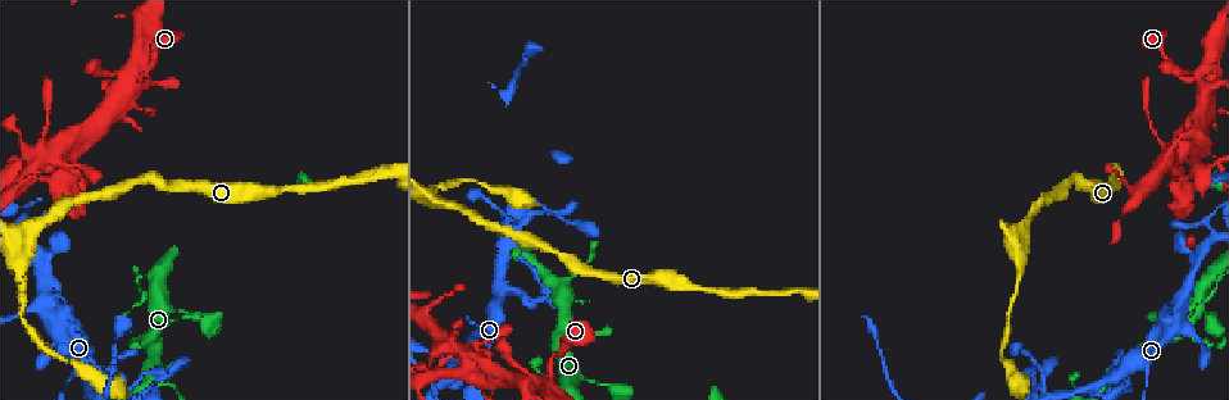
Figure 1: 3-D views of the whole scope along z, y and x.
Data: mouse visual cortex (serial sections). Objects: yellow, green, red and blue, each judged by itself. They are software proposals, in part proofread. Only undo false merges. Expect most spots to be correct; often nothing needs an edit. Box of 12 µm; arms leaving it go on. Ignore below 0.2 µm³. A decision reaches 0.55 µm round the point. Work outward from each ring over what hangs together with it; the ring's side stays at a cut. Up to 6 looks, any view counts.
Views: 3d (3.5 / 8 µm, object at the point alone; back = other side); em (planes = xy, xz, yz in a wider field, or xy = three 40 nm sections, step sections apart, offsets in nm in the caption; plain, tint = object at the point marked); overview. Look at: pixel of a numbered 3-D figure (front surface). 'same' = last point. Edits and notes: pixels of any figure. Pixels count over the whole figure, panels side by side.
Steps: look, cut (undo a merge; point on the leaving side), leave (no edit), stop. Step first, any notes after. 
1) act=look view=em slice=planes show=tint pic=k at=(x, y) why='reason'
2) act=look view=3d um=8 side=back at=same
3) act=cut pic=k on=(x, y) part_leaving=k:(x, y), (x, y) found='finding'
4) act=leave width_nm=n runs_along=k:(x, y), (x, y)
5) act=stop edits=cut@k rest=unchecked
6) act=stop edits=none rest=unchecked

act=look view=3d um=3.5 pic=1 at=(46, 301)

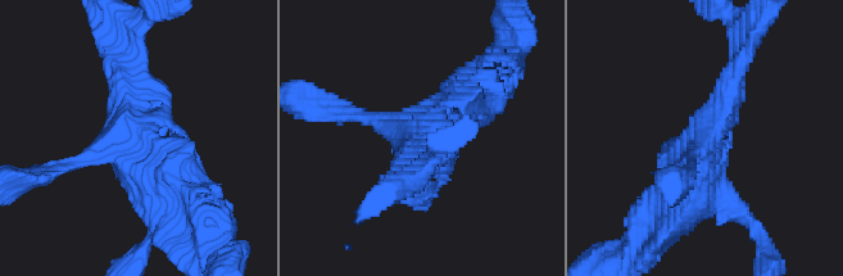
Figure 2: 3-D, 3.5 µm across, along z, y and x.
act=look view=em slice=xy step=2 show=tint pic=2 at=(709, 132)

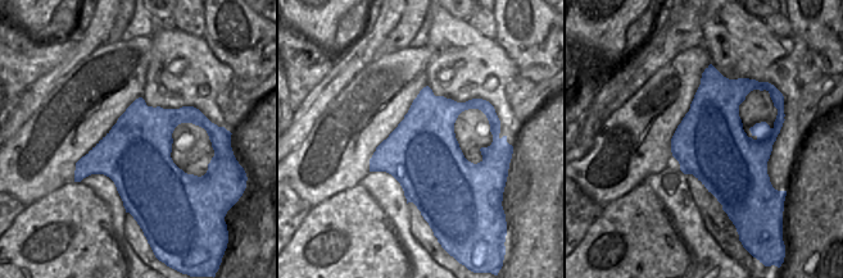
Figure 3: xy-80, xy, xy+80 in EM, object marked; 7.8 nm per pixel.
act=leave runs_along=2:(692, 204), (698, 161), (744, 54) found='one cell here'

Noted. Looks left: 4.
act=look view=3d um=3.5 pic=1 at=(51, 154) why='three arms meet'

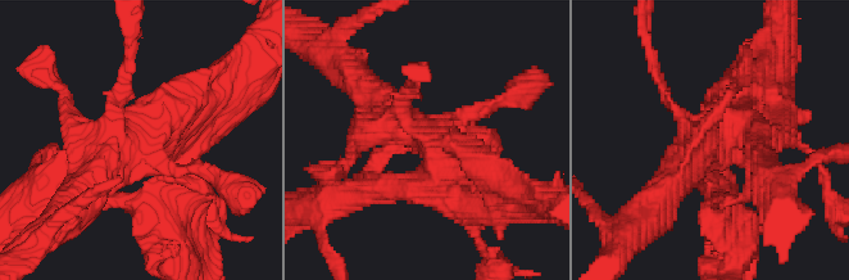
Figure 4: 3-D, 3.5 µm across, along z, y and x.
act=look view=em slice=xy step=5 show=plain pic=4 at=(138, 142) why='now the EM'

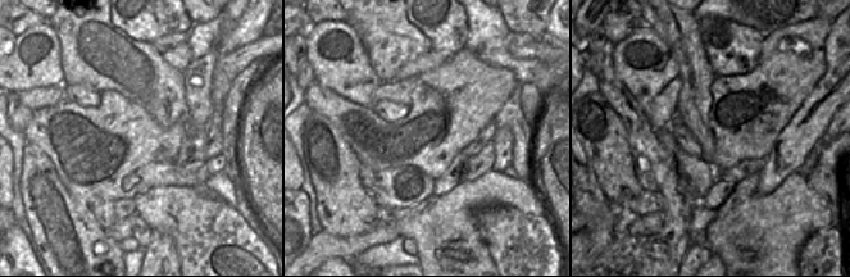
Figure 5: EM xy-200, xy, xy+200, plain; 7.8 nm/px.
act=look view=em slice=xy step=5 show=tint at=same why='where the object lies'

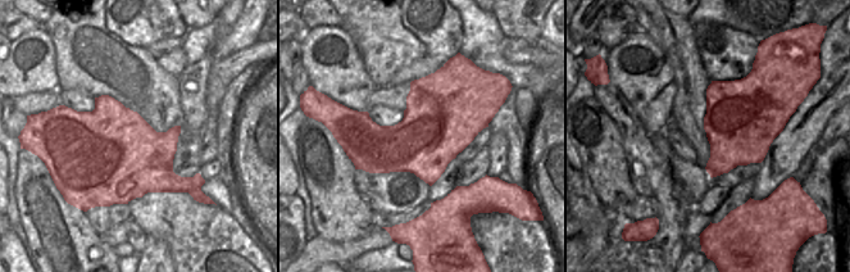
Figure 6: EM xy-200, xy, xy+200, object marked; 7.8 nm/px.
act=leave runs_along=4:(199, 105), (119, 148), (81, 195) found='all the same cell'

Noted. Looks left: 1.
act=stop edits=none rest=unchecked

